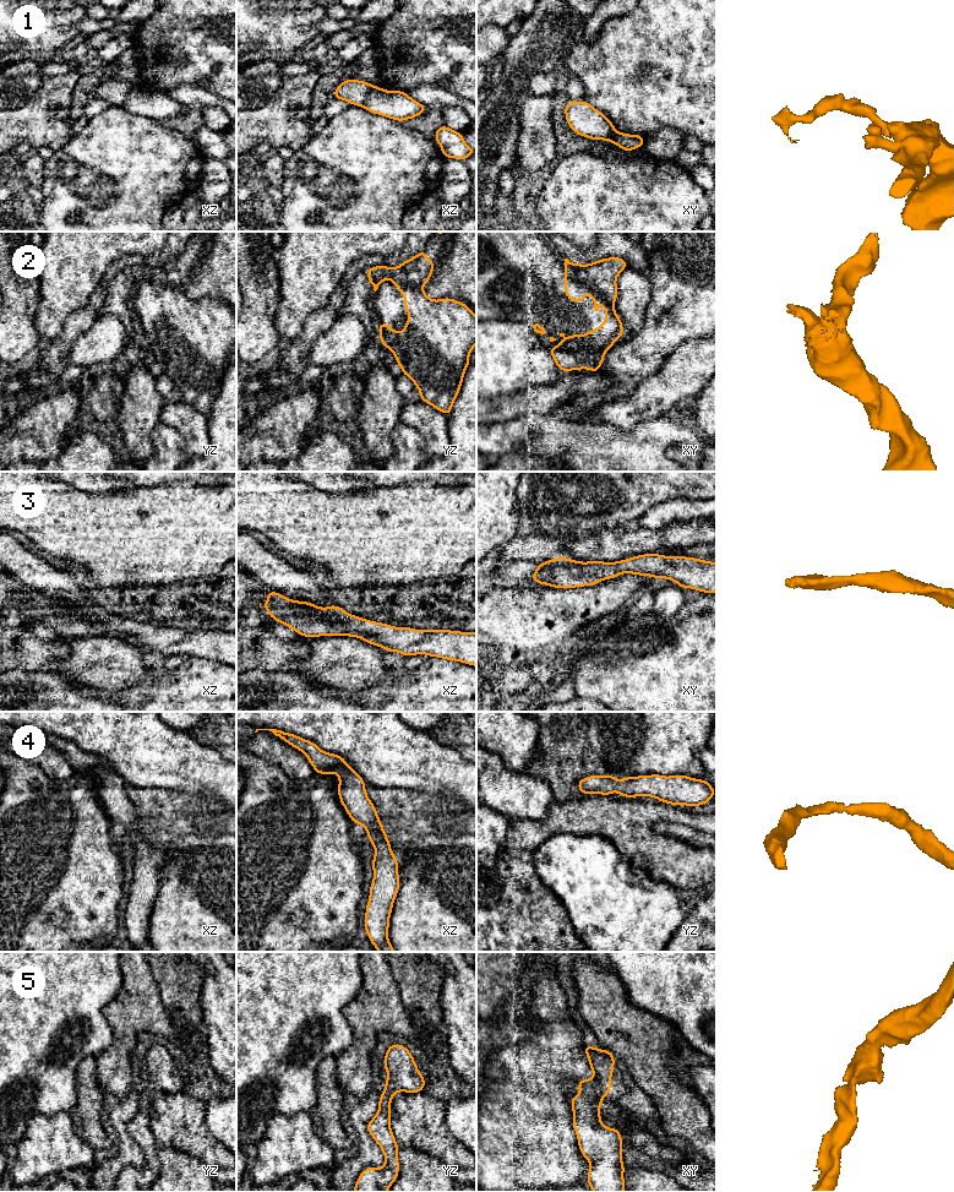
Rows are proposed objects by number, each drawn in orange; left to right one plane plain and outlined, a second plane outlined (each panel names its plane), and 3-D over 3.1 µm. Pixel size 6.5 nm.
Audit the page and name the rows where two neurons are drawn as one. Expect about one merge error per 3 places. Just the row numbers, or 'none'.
1, 2

